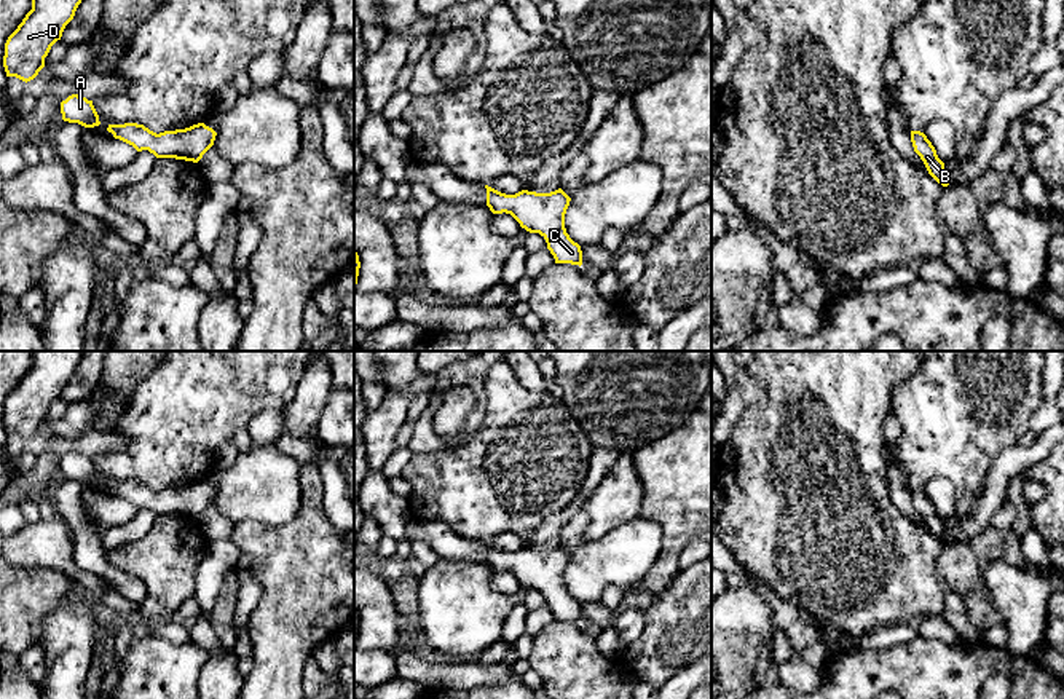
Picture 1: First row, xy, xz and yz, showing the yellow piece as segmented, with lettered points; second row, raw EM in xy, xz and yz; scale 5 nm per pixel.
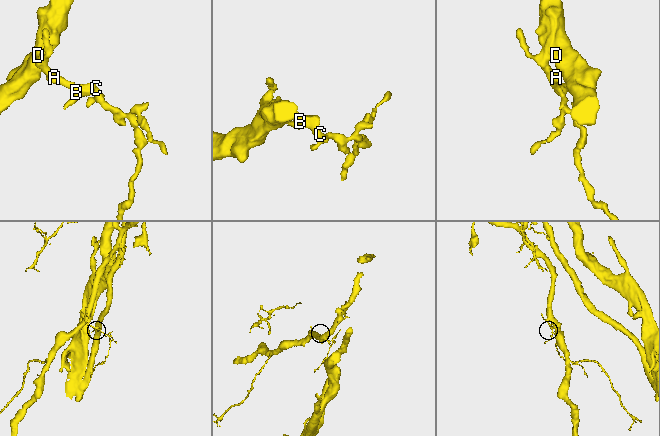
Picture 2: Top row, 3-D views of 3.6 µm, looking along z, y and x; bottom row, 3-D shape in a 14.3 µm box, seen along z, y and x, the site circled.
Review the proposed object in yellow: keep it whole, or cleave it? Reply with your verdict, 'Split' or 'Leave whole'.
Leave whole

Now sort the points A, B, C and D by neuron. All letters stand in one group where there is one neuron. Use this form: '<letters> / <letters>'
A B C D

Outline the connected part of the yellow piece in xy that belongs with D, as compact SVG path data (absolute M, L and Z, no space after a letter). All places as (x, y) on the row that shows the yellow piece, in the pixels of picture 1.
M32 0L32 10L5 43L6 77L33 80L51 46L61 40L81 0Z

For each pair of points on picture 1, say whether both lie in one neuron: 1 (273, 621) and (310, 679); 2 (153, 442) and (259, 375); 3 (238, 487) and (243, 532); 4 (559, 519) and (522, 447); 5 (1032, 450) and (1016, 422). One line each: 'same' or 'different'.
1: different
2: same
3: different
4: different
5: different

